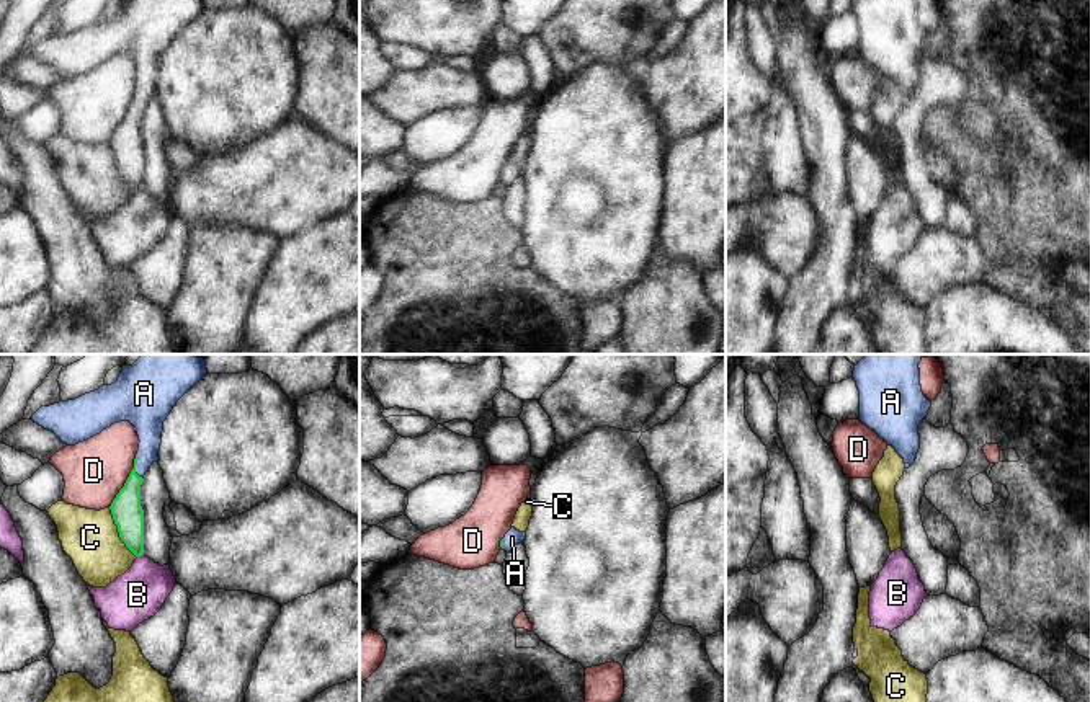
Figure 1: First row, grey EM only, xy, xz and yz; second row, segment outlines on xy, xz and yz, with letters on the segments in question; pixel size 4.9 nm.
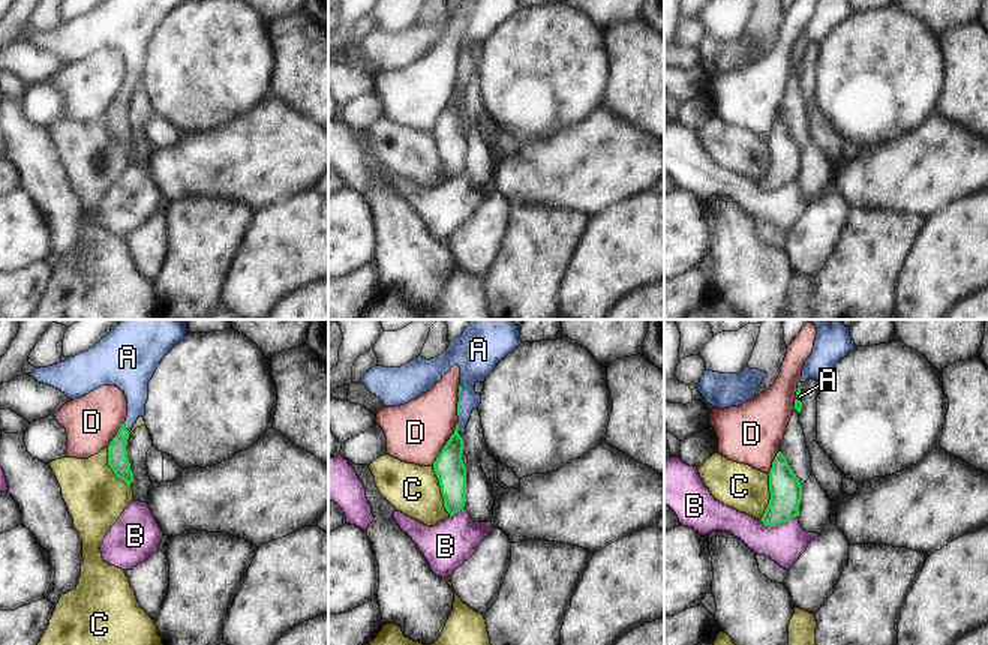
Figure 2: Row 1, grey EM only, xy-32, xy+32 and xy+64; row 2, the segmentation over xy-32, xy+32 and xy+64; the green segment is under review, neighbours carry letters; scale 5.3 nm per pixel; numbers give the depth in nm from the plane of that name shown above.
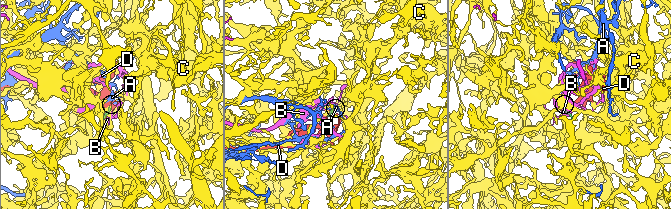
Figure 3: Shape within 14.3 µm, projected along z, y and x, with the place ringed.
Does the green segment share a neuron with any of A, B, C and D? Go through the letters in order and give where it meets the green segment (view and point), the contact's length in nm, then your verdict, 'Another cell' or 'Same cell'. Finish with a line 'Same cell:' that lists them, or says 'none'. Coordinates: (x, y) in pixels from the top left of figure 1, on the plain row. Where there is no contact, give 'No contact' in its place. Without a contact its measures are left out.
A: Touches green at xy (134, 102). Shared border 130 nm. Same cell
B: Touches green at xy (139, 190). Shared border 40 nm. Another cell
C: Touches green at xy (118, 165). Shared border 300 nm. Another cell
D: Touches green at xy (126, 115). Shared border 300 nm. Another cell
Same cell: A.

